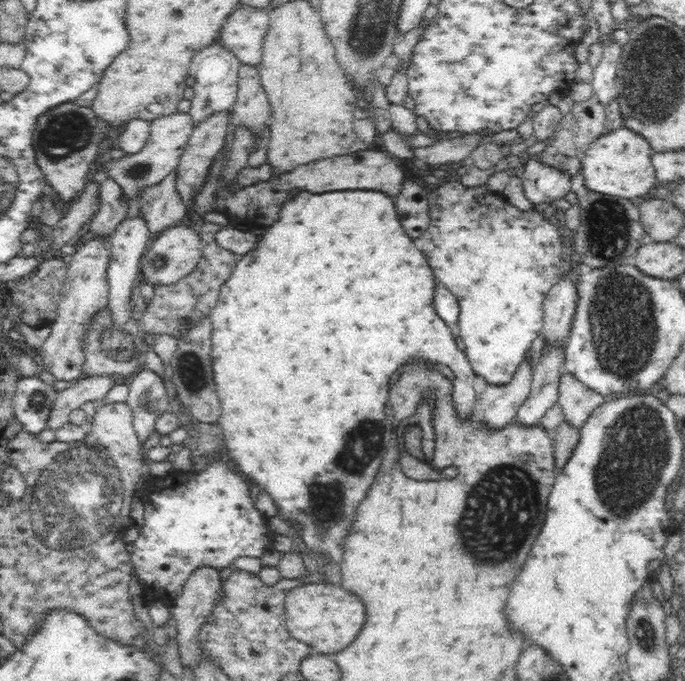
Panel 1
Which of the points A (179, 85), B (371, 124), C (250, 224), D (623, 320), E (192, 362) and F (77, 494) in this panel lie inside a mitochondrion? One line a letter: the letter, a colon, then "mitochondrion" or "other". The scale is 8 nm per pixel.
A: other
B: other
C: other
D: mitochondrion
E: mitochondrion
F: mitochondrion

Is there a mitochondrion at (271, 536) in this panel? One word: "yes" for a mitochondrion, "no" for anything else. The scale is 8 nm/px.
no

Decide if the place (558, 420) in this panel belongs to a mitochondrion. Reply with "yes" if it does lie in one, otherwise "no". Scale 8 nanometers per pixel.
no

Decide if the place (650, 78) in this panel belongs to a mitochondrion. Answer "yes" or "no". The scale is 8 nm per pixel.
yes

